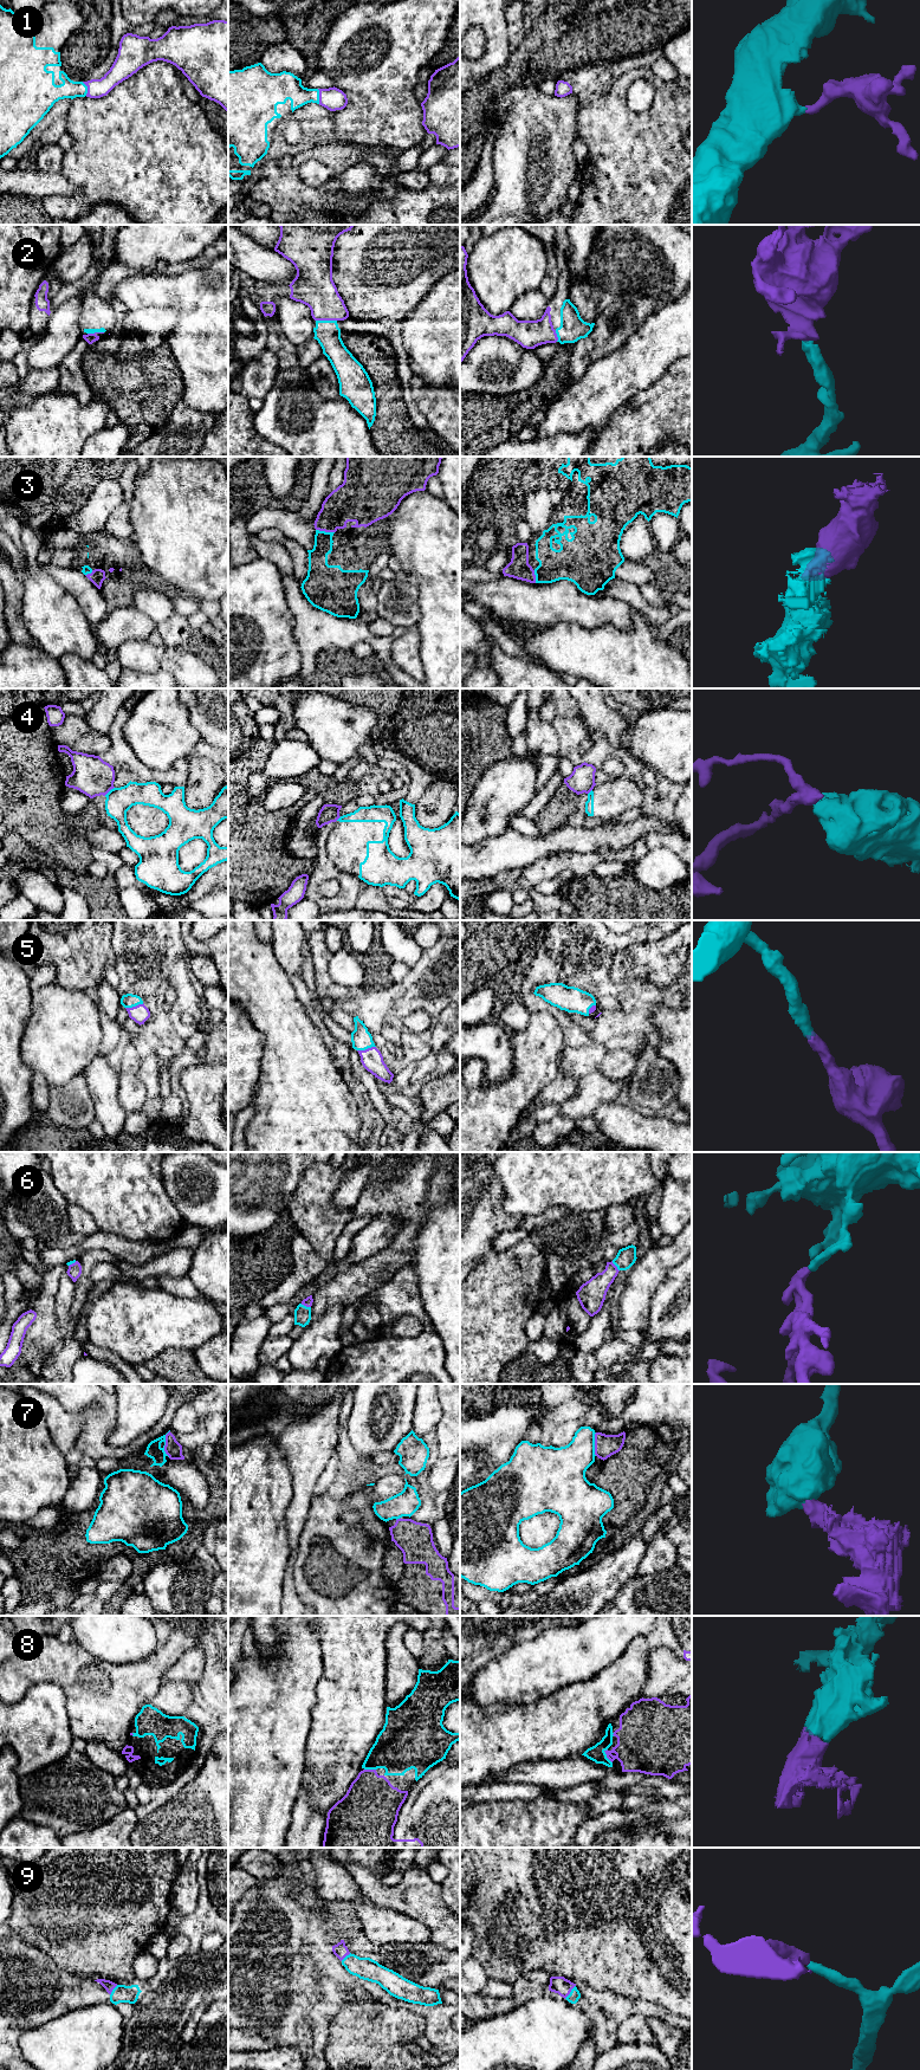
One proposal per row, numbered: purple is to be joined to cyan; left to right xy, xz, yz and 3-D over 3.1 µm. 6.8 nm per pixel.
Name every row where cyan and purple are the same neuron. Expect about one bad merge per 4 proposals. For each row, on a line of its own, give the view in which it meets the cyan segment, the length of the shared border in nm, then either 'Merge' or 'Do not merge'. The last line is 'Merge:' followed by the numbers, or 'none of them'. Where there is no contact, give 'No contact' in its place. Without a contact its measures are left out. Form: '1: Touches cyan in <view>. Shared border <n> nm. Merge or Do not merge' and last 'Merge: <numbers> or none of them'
1: Touches cyan in xz. Shared border 110 nm. Merge
2: Touches cyan in xz. Shared border 140 nm. Merge
3: Touches cyan in xz. Shared border 130 nm. Merge
4: Touches cyan in xy. Shared border 90 nm. Do not merge
5: Touches cyan in xz. Shared border 130 nm. Merge
6: Touches cyan in xz. Shared border 80 nm. Merge
7: Touches cyan in xy. Shared border 180 nm. Do not merge
8: Touches cyan in yz. Shared border 110 nm. Merge
9: Touches cyan in yz. Shared border 120 nm. Merge
Merge: 1, 2, 3, 5, 6, 8, 9

